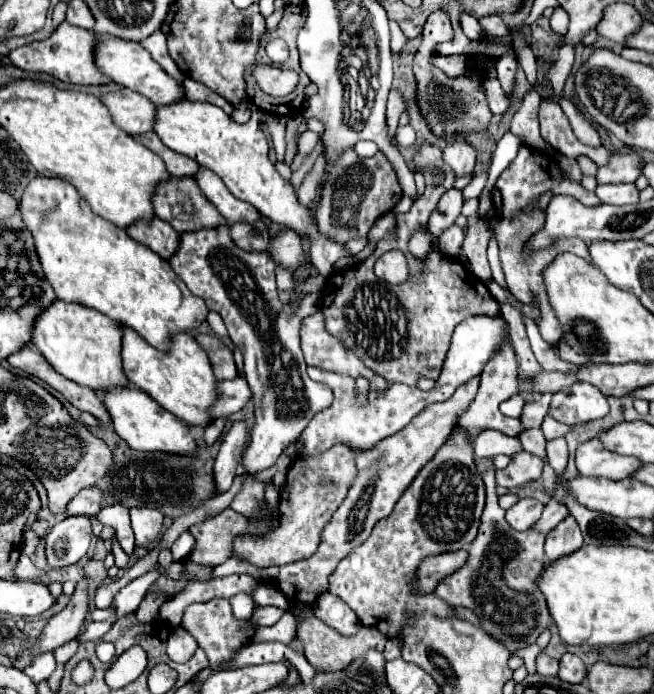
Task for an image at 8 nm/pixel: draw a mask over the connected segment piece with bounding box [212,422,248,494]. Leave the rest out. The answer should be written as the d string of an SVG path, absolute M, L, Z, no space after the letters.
M234 422L220 444L218 458L214 462L214 488L216 494L224 494L236 476L236 466L240 462L240 452L244 452L244 442L248 440L248 430L244 422Z

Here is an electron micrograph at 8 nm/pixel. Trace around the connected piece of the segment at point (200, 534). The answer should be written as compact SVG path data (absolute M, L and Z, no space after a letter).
M226 508L220 514L190 526L188 532L196 540L190 560L200 566L220 566L232 556L232 542L240 530L244 530L244 526L246 518L236 514L232 508Z

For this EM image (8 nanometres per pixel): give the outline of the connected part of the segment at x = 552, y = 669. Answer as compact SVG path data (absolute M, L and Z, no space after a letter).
M540 652L538 660L536 660L536 666L538 666L538 674L544 674L544 676L558 676L558 662L552 660L550 656L546 656L544 652Z

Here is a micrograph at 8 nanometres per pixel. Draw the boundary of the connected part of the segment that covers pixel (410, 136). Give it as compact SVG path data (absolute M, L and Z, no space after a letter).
M408 124L408 126L398 126L398 128L396 128L396 140L398 140L398 144L404 146L404 148L412 146L414 140L416 140L414 128L412 128L410 124Z

